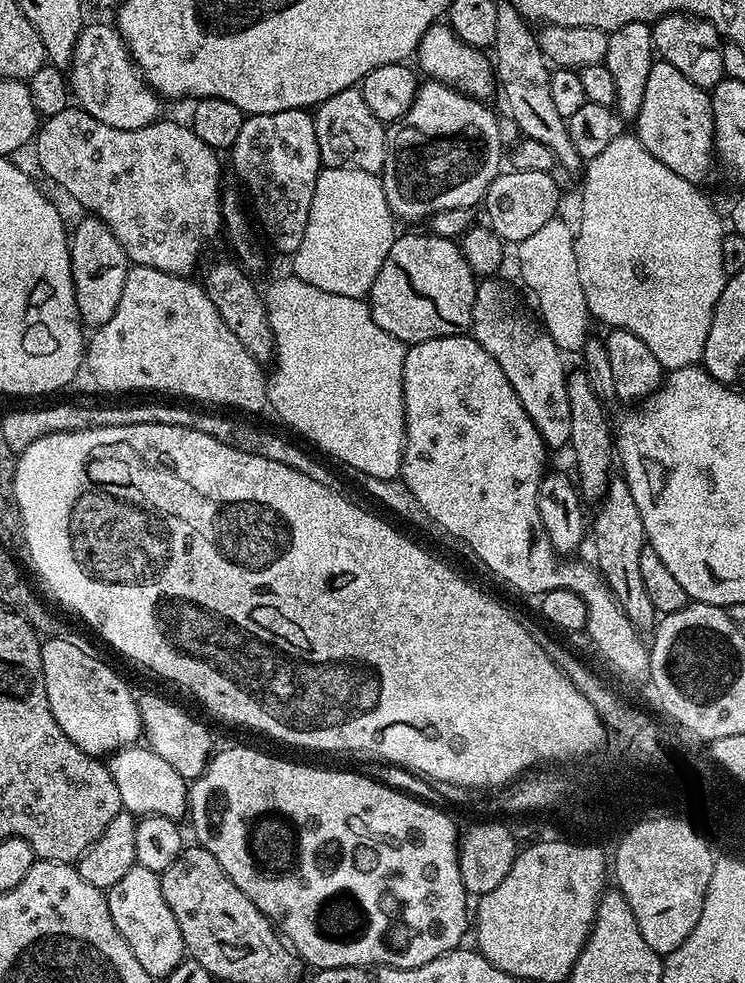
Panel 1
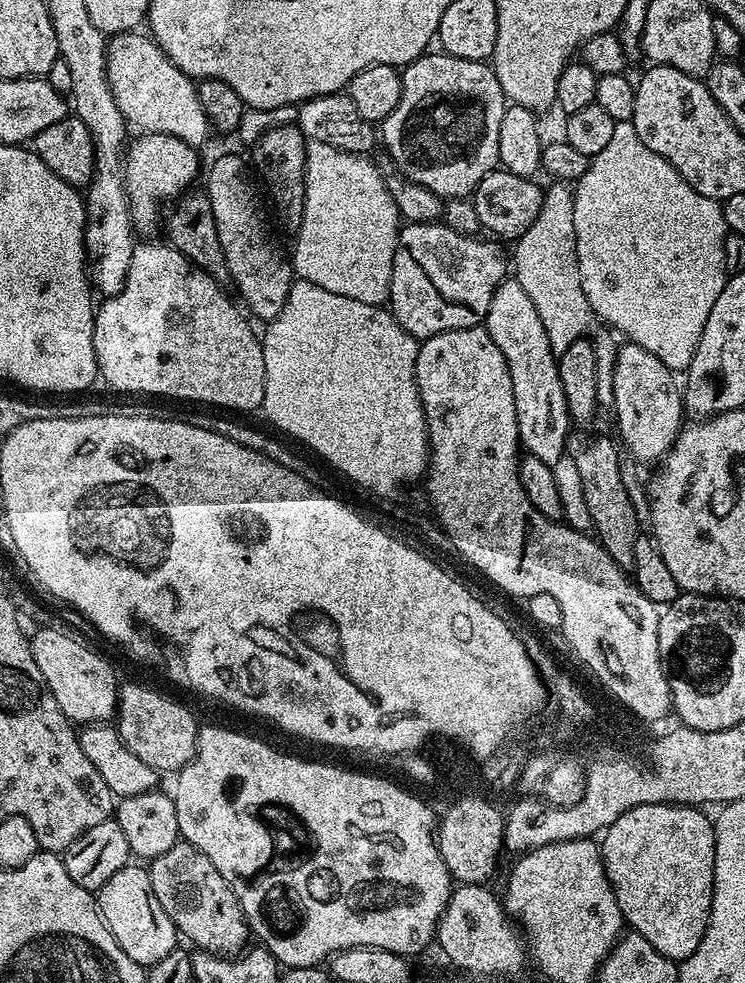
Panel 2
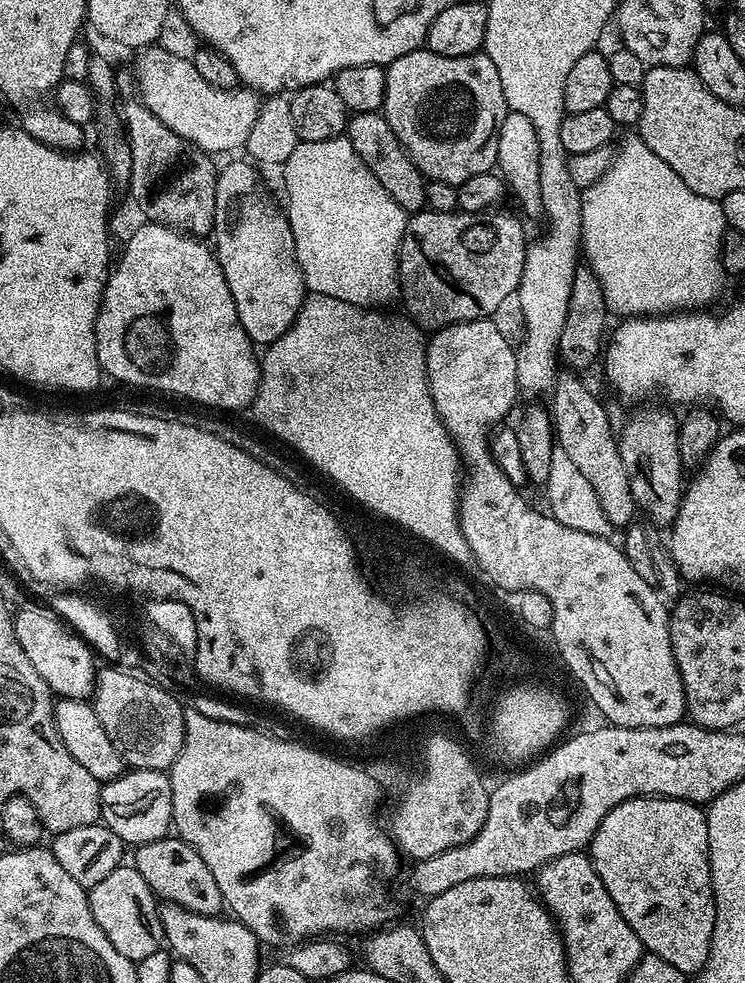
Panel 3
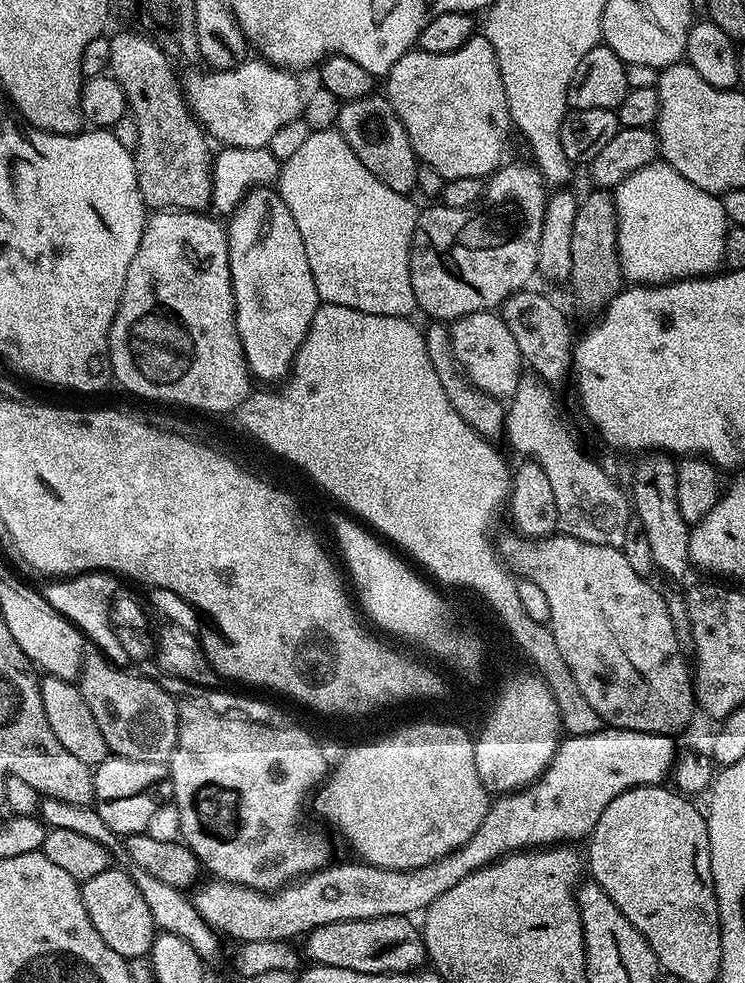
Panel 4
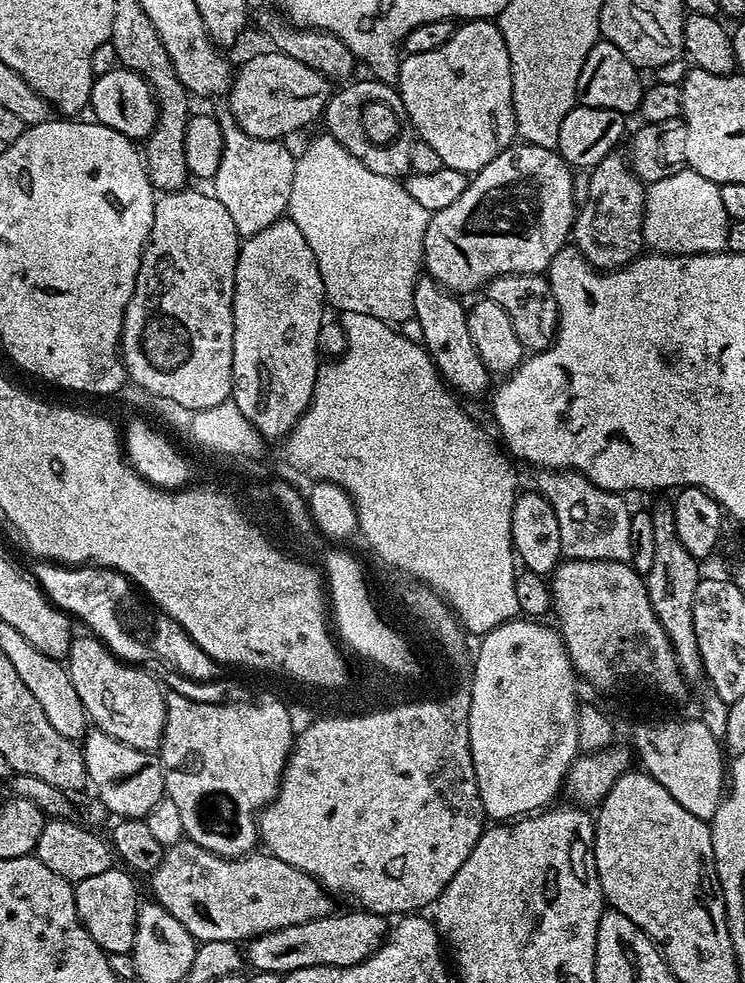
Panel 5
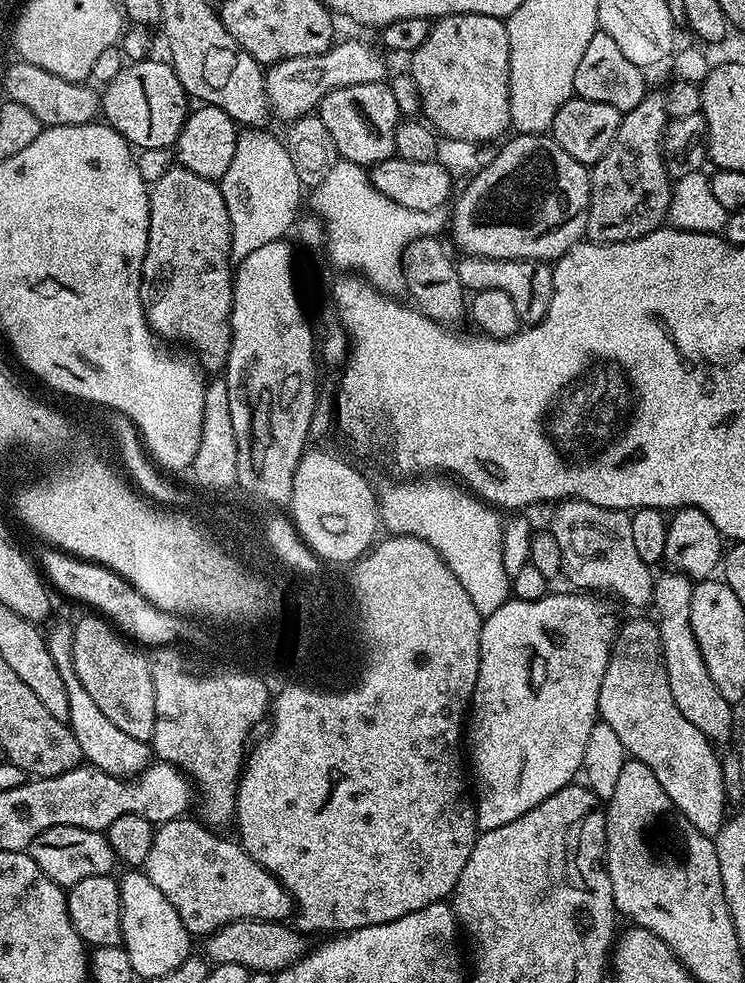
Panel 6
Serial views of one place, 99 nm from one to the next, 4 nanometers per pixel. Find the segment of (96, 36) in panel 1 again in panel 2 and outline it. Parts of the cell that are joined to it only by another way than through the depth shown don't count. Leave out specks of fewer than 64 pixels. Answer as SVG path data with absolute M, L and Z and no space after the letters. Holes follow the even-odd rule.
M140 30L118 33L107 41L106 53L110 90L128 125L140 128L136 130L144 134L170 134L182 142L200 146L210 133L210 125L198 102L196 84L191 76L168 60L151 35Z

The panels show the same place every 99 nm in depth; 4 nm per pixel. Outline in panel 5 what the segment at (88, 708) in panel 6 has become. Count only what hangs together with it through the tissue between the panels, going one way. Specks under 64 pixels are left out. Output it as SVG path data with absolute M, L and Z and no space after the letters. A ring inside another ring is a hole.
M99 730L89 731L85 735L82 751L88 771L88 784L104 803L105 810L113 812L113 817L139 820L147 817L147 812L160 799L165 799L164 766L159 755L134 750L134 746L126 746L118 742L118 738L112 738L110 734Z

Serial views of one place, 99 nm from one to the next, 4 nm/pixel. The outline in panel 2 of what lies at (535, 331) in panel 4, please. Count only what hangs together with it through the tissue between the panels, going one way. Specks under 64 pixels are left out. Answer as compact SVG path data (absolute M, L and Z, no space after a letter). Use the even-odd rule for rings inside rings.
M572 434L568 437L566 452L575 466L578 466L579 477L582 478L582 492L592 519L591 527L600 535L599 547L607 550L618 567L628 570L634 562L634 542L638 542L642 528L640 516L636 513L636 504L628 493L628 484L624 481L623 470L620 469L621 449L613 437L612 440L608 436Z

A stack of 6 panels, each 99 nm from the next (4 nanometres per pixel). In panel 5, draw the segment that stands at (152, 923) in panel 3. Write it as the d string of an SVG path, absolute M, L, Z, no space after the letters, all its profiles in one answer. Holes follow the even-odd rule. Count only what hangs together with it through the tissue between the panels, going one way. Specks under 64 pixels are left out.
M120 866L102 870L102 874L93 874L85 880L75 881L76 909L82 926L98 942L98 946L109 954L131 952L136 937L136 923L141 897L136 897L136 884L133 873Z

